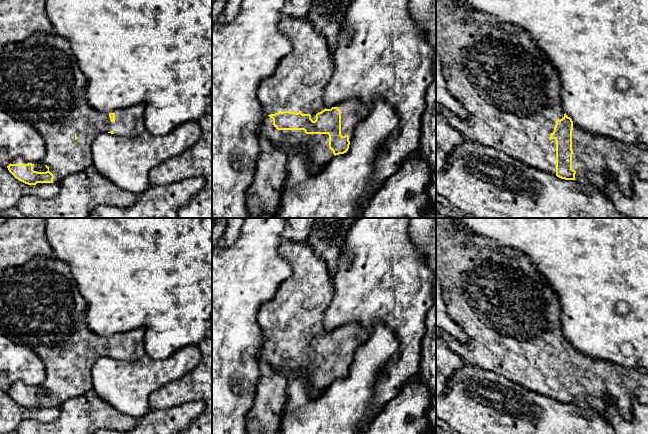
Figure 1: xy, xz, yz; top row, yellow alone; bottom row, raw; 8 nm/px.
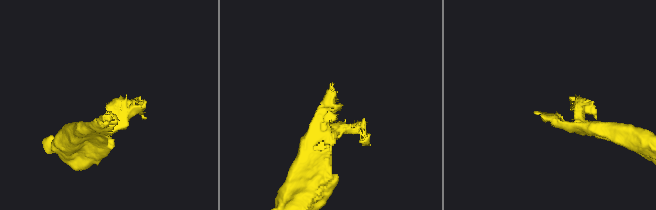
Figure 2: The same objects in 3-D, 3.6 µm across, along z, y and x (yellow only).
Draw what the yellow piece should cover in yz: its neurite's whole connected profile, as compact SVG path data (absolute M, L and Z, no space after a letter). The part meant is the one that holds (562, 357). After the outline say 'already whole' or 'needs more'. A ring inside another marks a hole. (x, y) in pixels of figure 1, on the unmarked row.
M436 218L436 276L449 316L469 338L467 342L460 342L444 333L441 340L465 363L504 376L528 390L561 403L588 405L599 413L605 411L605 399L608 398L627 421L632 419L632 397L641 404L648 404L648 374L590 357L574 348L566 339L560 323L559 296L522 251L511 247L499 248L492 240L469 233L459 218Z; needs more

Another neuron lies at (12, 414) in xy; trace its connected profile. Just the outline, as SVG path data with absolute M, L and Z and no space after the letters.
M0 389L0 434L16 431L18 425L26 419L34 418L40 423L51 423L60 415L60 407L25 408L16 403L7 391Z

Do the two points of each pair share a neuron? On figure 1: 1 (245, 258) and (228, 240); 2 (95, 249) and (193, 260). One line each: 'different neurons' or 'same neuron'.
1: different neurons
2: same neuron

